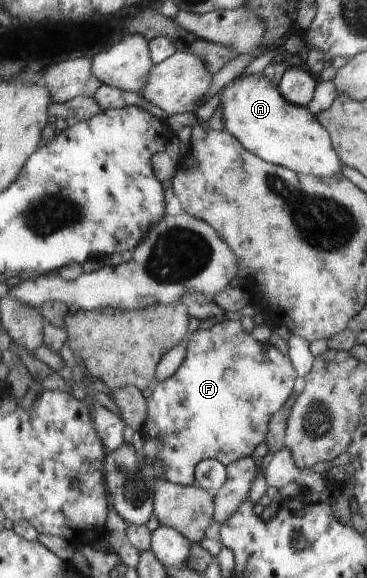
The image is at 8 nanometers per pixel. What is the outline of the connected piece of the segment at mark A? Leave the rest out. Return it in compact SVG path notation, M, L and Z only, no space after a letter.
M262 74L234 79L222 90L221 102L225 130L261 160L316 178L341 173L342 165L327 130L306 107L284 100L278 87Z

